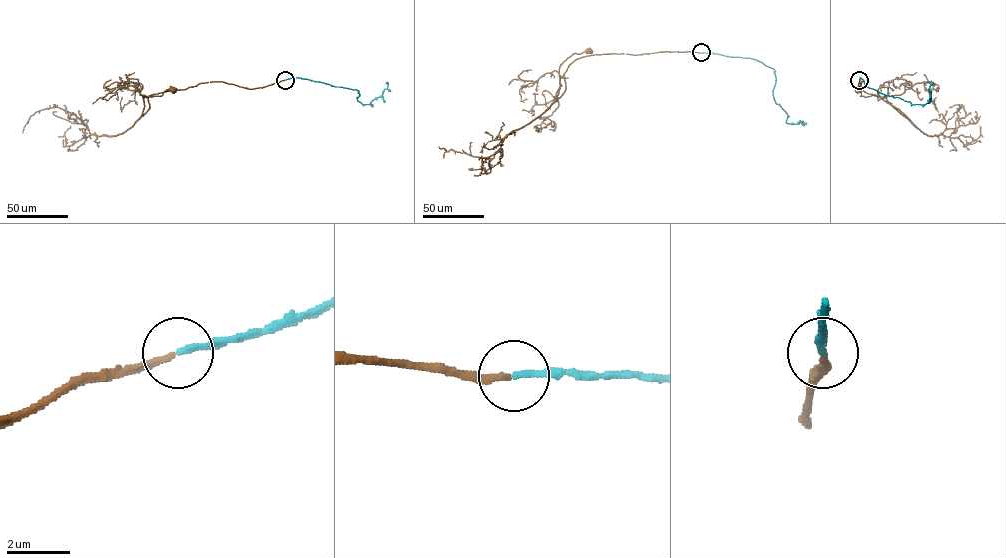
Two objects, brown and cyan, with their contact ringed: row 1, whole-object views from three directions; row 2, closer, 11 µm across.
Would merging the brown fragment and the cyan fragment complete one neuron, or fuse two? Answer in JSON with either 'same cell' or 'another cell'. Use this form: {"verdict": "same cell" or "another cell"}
{"verdict": "same cell"}

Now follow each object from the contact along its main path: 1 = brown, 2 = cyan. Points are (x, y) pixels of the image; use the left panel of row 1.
1: (284, 80), (252, 89), (223, 82), (201, 83), (143, 98), (161, 96), (168, 89), (173, 90)
2: (284, 80), (298, 77), (356, 89), (360, 95), (358, 100), (371, 104), (387, 88), (387, 82)

